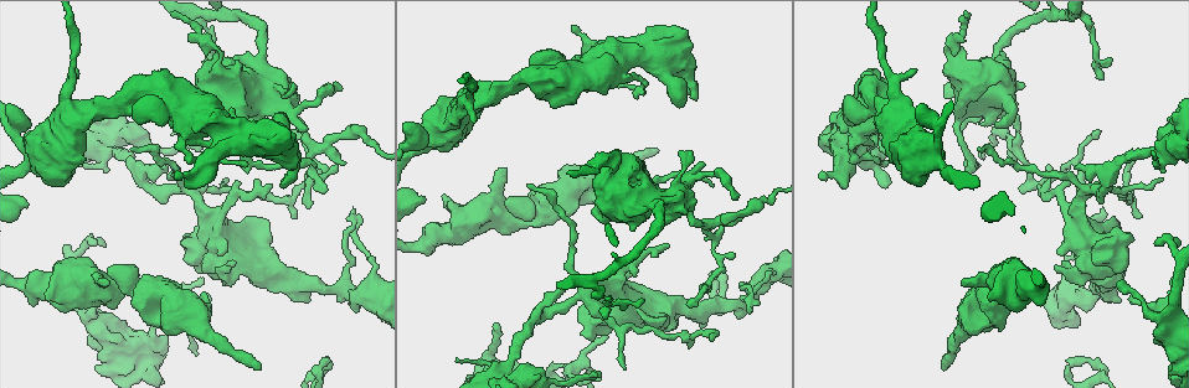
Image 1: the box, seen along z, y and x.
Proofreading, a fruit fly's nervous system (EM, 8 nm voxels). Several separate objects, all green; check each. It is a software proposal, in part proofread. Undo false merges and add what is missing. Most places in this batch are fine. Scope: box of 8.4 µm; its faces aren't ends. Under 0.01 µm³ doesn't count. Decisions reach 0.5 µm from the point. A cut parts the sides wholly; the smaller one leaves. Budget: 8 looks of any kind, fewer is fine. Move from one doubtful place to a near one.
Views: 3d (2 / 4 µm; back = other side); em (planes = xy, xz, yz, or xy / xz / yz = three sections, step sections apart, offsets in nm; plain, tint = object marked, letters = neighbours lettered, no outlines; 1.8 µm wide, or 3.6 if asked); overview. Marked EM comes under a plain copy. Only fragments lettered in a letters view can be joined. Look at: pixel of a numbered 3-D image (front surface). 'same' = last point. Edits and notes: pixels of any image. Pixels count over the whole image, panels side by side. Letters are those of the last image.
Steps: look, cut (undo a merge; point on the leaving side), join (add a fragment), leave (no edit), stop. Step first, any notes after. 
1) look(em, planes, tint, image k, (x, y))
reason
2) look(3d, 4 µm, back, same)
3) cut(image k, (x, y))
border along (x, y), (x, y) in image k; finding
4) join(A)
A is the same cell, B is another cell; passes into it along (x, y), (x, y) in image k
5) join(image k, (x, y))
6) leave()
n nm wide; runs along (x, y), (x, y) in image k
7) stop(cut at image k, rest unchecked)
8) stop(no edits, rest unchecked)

look(3d, 2 µm, image 1, (989, 301))

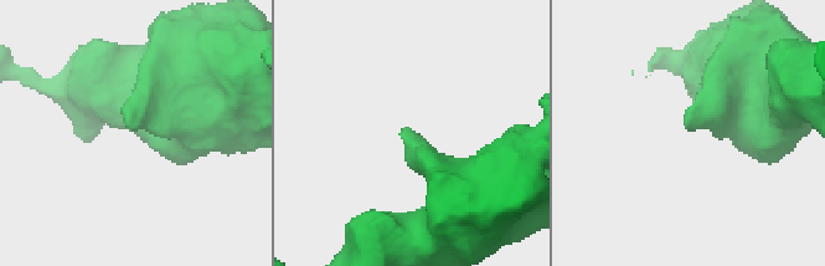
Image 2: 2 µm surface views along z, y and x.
look(em, planes, letters, image 2, (410, 132))
shape alone is not enough

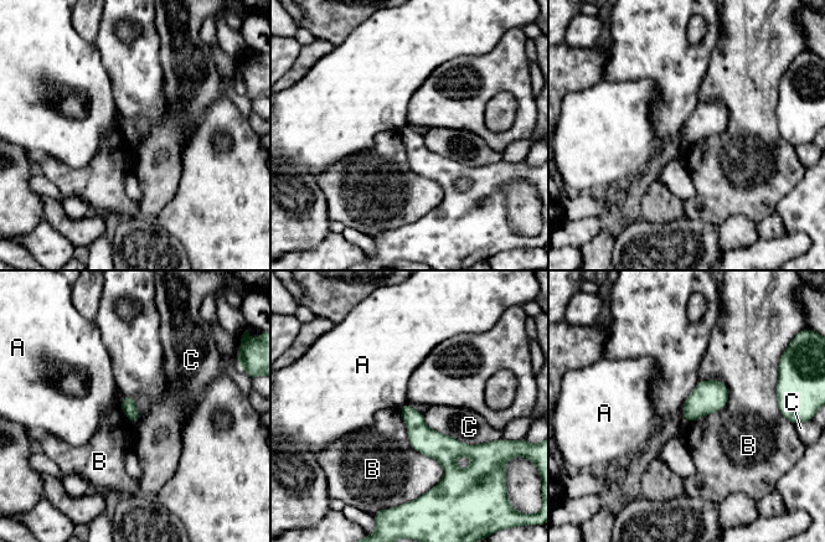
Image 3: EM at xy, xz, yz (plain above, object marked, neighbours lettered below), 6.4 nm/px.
leave()
B touches over 600 nm; A, B and C are other cells; no lettered fragment goes on from it

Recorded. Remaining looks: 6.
look(3d, 4 µm, image 1, (31, 143))
calibre changes

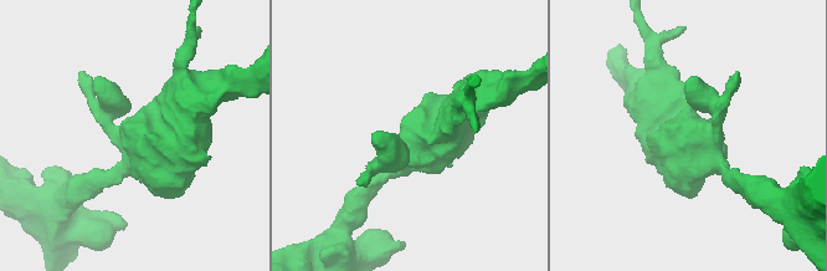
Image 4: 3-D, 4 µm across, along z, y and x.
look(em, 3.6 µm, planes, letters, image 4, (412, 154))

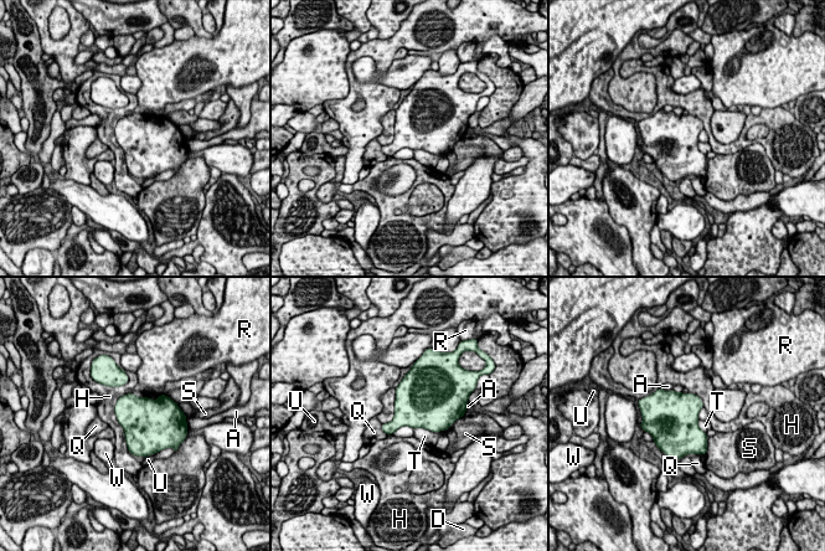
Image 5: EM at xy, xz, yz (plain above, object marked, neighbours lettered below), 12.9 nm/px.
leave()
T touches over 420 nm; A, D, H, Q, R, S, T, U and W are other cells; border along (414, 427), (445, 431) in image 5; continuous, no second neuron

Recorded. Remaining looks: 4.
look(em, xz, step 8, letters, image 1, (1153, 243))
thin end

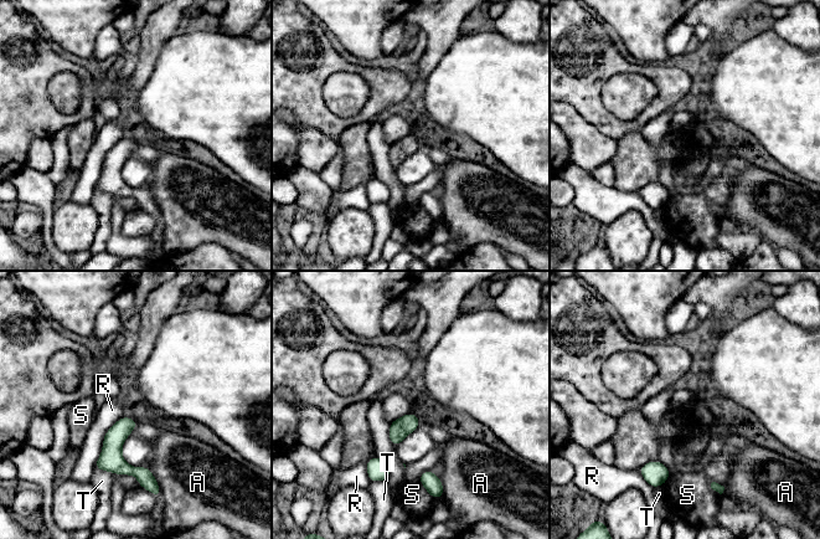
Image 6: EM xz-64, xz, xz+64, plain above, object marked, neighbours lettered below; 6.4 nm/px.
look(em, planes, letters, same)

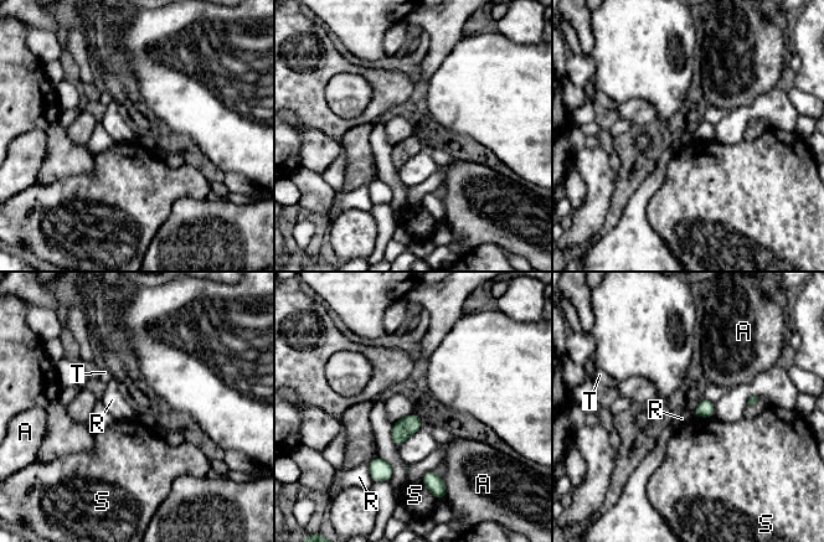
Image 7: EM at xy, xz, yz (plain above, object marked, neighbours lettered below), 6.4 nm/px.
leave()
A, R, S and T are other cells; no lettered fragment goes on from it

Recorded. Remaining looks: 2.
stop(no edits, rest unchecked)

